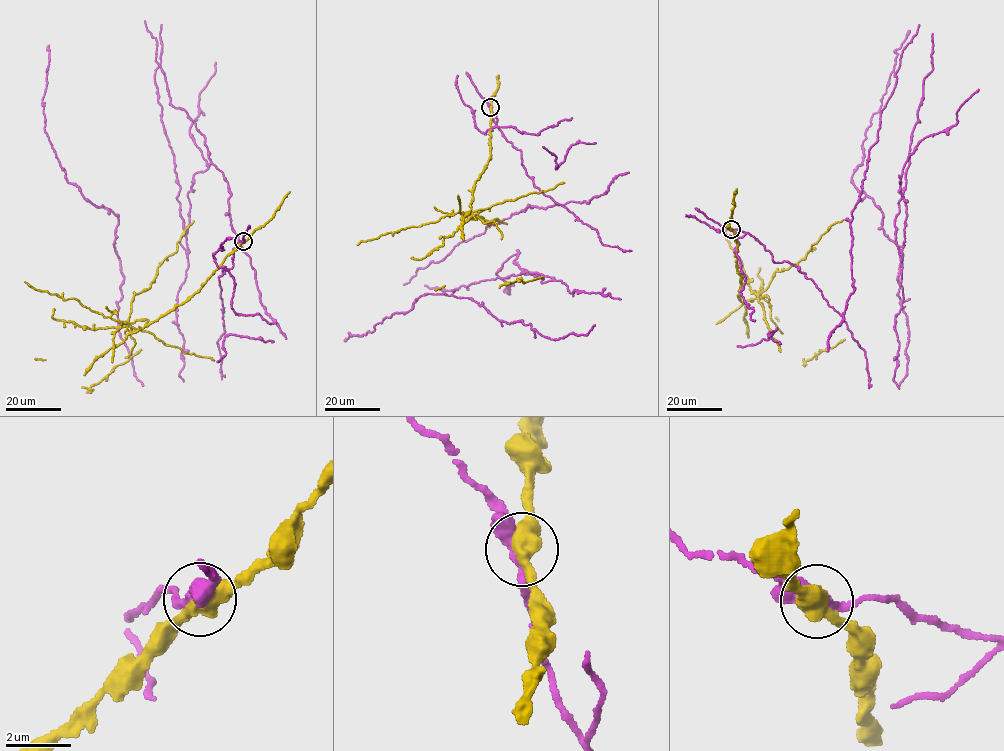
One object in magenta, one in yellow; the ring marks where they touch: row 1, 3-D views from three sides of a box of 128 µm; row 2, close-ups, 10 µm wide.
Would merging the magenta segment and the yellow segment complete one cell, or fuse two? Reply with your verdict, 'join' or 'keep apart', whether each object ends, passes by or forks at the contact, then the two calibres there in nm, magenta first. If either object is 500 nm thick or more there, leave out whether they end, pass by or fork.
keep apart; 360 nm thick on the magenta side, 550 nm on the other

